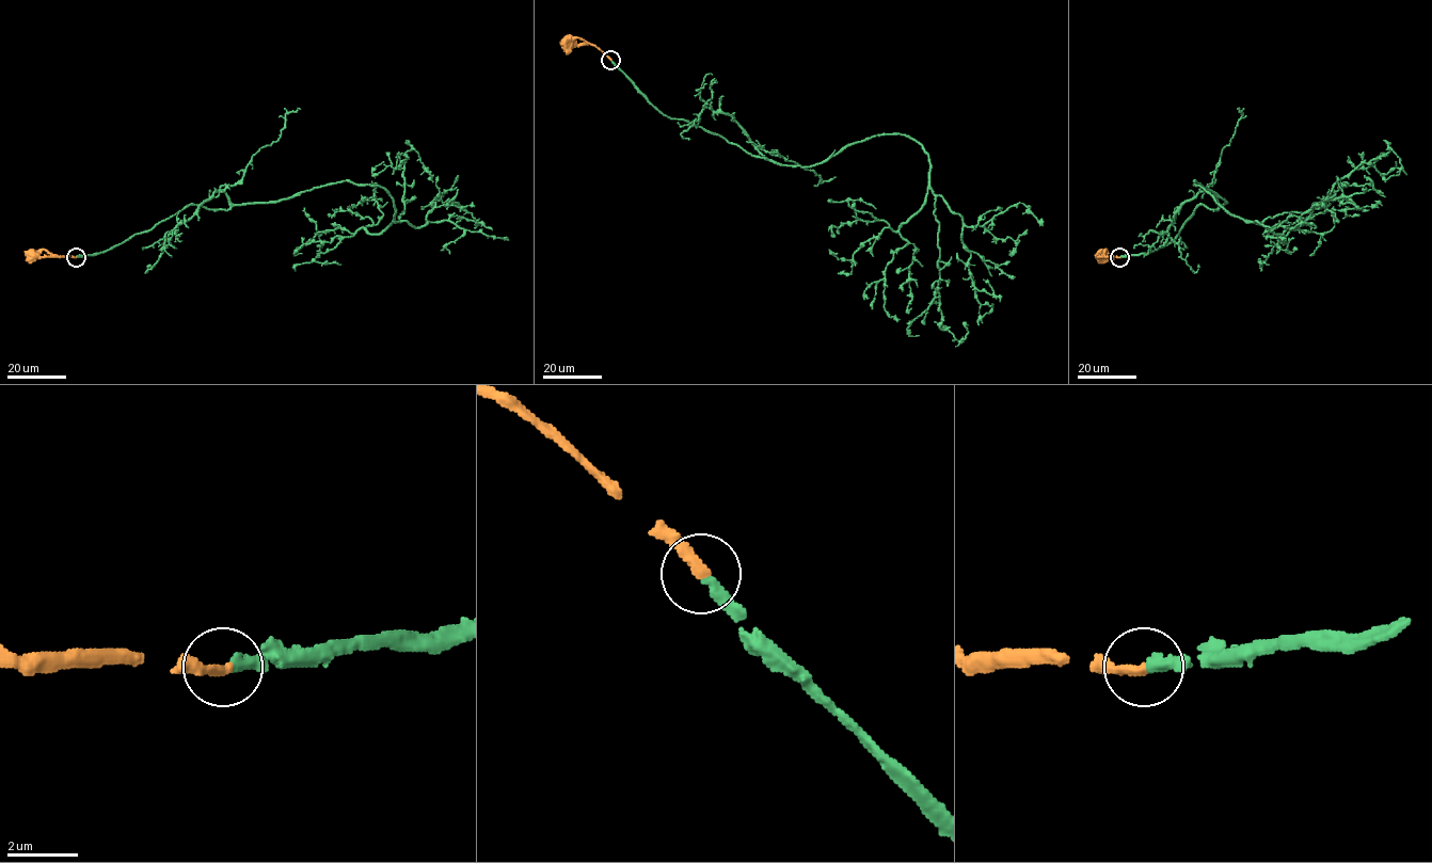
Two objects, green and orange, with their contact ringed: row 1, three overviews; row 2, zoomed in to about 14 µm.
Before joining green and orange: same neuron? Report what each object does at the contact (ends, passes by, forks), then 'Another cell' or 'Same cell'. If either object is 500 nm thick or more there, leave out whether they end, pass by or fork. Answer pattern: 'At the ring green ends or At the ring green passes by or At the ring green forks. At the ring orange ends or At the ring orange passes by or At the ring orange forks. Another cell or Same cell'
At the ring green ends. At the ring orange ends. Same cell

